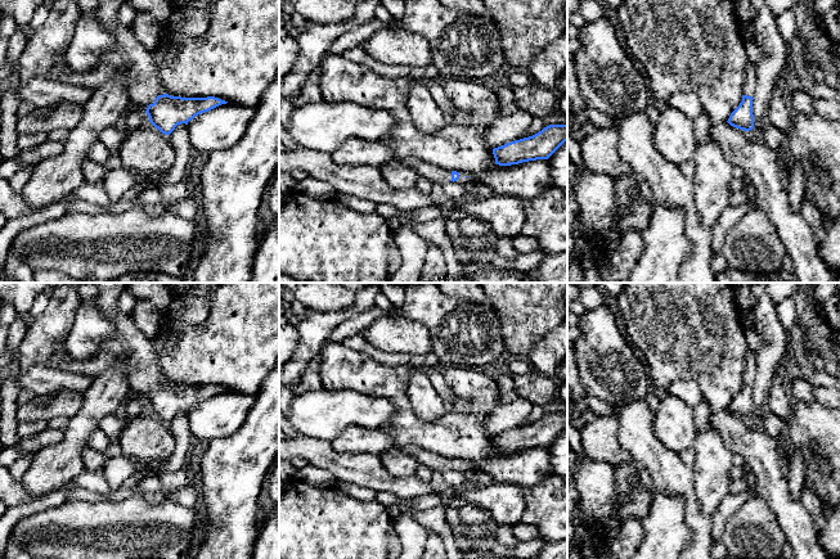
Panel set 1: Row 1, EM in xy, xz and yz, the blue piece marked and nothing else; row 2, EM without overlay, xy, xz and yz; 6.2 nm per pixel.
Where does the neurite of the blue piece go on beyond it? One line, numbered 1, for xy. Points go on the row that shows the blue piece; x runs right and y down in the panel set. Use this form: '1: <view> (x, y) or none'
1: xy (143, 84)

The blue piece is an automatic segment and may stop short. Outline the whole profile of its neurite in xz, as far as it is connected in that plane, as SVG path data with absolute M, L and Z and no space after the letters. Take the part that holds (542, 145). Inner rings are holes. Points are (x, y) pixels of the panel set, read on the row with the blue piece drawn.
M567 123L549 125L533 136L494 148L493 154L499 166L548 159L565 141L567 141Z

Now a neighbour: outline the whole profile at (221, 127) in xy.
M221 104L188 122L193 150L212 153L235 145L246 134L256 107Z

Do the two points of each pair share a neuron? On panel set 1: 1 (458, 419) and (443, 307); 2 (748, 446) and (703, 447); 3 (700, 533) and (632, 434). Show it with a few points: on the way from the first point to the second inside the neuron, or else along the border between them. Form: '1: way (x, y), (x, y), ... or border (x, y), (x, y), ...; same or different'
1: border (465, 366), (445, 368); different
2: border (710, 423), (732, 454); different
3: way (692, 509), (687, 490), (656, 459); same

